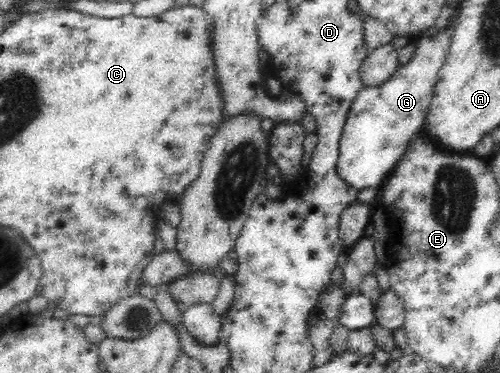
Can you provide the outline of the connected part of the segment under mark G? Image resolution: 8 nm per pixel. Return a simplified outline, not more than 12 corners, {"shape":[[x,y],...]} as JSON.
{"shape":[[453,17],[385,83],[359,89],[337,174],[381,187],[421,133]]}

